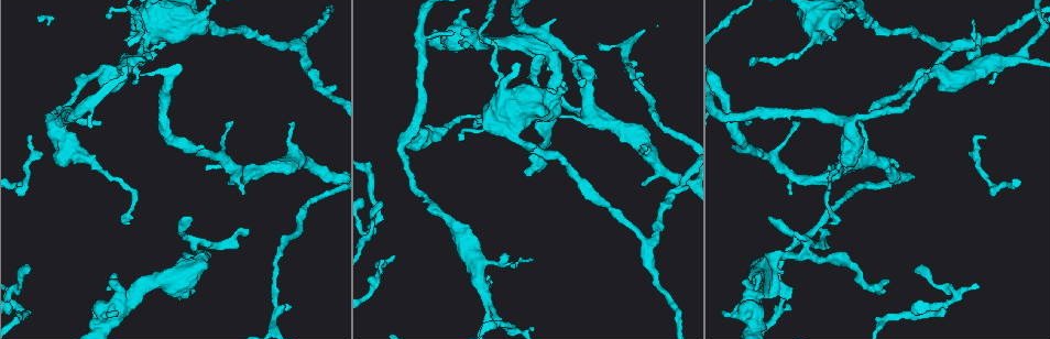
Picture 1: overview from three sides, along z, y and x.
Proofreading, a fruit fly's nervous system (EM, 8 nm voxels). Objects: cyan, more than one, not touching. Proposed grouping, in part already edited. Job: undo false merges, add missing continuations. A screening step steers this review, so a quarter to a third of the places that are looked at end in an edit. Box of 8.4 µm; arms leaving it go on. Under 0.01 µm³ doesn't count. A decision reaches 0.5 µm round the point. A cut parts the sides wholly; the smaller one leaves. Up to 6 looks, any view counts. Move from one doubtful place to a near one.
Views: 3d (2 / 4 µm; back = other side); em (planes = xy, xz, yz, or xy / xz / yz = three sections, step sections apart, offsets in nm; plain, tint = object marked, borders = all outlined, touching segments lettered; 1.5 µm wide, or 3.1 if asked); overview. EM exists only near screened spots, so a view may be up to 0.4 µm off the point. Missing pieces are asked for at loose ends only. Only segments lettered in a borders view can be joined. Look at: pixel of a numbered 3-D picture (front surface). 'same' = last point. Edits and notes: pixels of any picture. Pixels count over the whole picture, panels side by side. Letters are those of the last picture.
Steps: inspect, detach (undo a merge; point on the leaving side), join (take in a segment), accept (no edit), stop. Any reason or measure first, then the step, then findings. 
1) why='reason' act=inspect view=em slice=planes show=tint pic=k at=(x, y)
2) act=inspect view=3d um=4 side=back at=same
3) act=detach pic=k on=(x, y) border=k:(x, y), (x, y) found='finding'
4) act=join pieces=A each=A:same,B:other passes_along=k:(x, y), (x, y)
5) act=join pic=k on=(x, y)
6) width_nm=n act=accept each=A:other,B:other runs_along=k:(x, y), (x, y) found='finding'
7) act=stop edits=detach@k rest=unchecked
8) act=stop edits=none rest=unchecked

why='thin end' act=inspect view=3d um=2 pic=1 at=(248, 235)

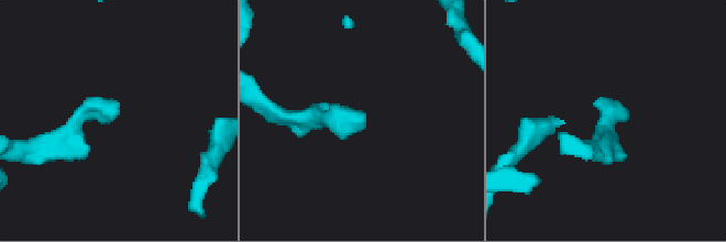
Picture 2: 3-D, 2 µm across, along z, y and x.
act=inspect view=em slice=xz step=8 show=borders pic=2 at=(356, 116)

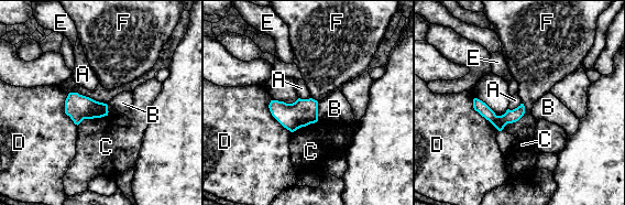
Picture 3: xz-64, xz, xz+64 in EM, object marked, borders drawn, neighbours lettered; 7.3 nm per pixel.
width_nm=100 act=accept each=A:other,B:other,C:other,D:other,E:other,F:other border=3:(522, 103), (508, 109) found='no lettered segment goes on from it'

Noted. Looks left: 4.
why='an open end' act=inspect view=3d um=4 pic=1 at=(758, 274)

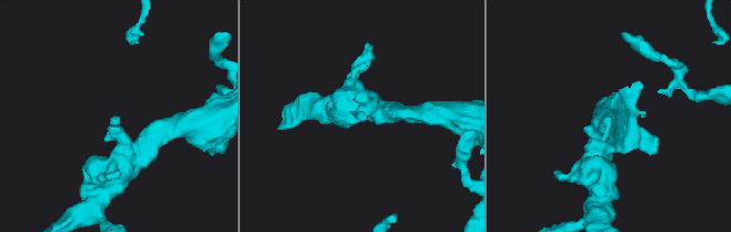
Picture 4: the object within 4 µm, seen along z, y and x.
act=inspect view=em slice=planes show=borders pic=4 at=(117, 116)

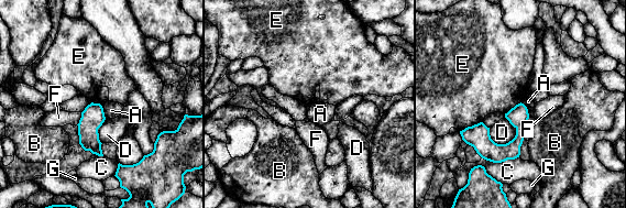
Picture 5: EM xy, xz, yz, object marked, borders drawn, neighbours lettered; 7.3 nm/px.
act=accept each=A:other,B:other,C:other,D:other,E:other,F:other,G:other border=5:(482, 121), (459, 131) found='no lettered segment goes on from it'

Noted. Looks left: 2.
why='free end' act=inspect view=3d um=2 pic=1 at=(477, 118)

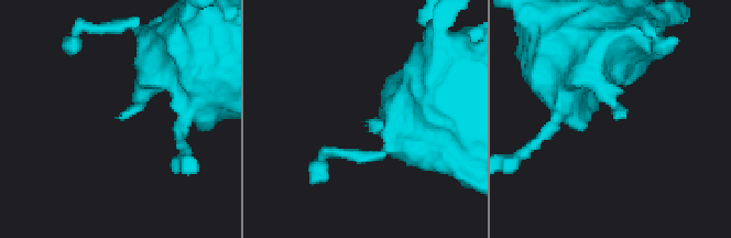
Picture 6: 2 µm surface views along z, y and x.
why='shape alone is not enough' act=inspect view=em slice=planes show=borders pic=6 at=(120, 116)

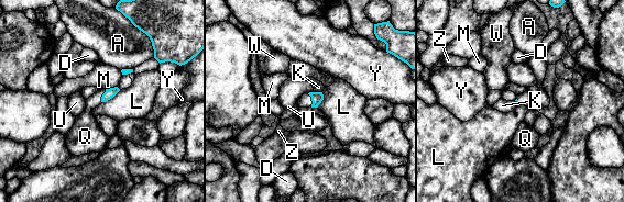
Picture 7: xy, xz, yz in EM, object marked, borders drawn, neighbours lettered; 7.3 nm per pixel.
longest_contact=L:160nm act=join pieces=Q each=A:other,D:other,K:other,L:other,M:other,Q:same,U:other,W:other,Y:other,Z:other found='the neuron continues'

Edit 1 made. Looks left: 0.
act=stop edits=join@7 rest=unchecked

